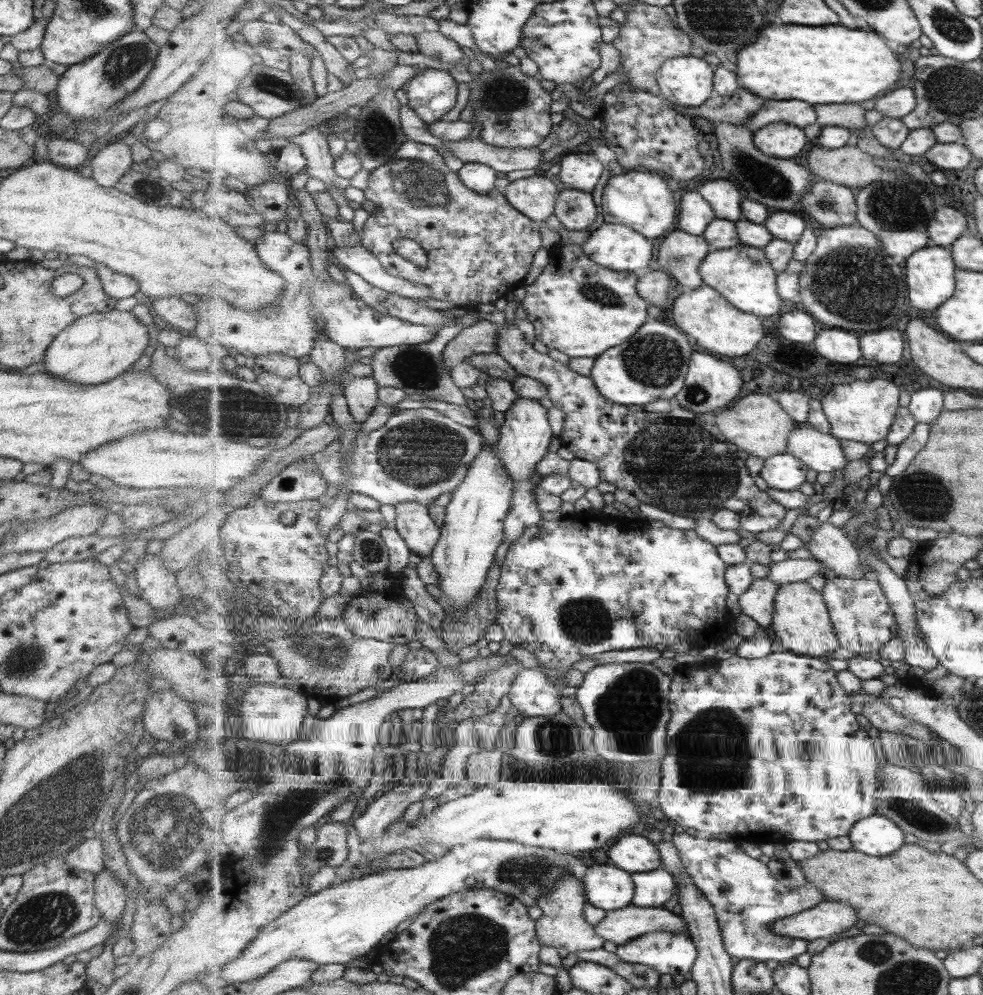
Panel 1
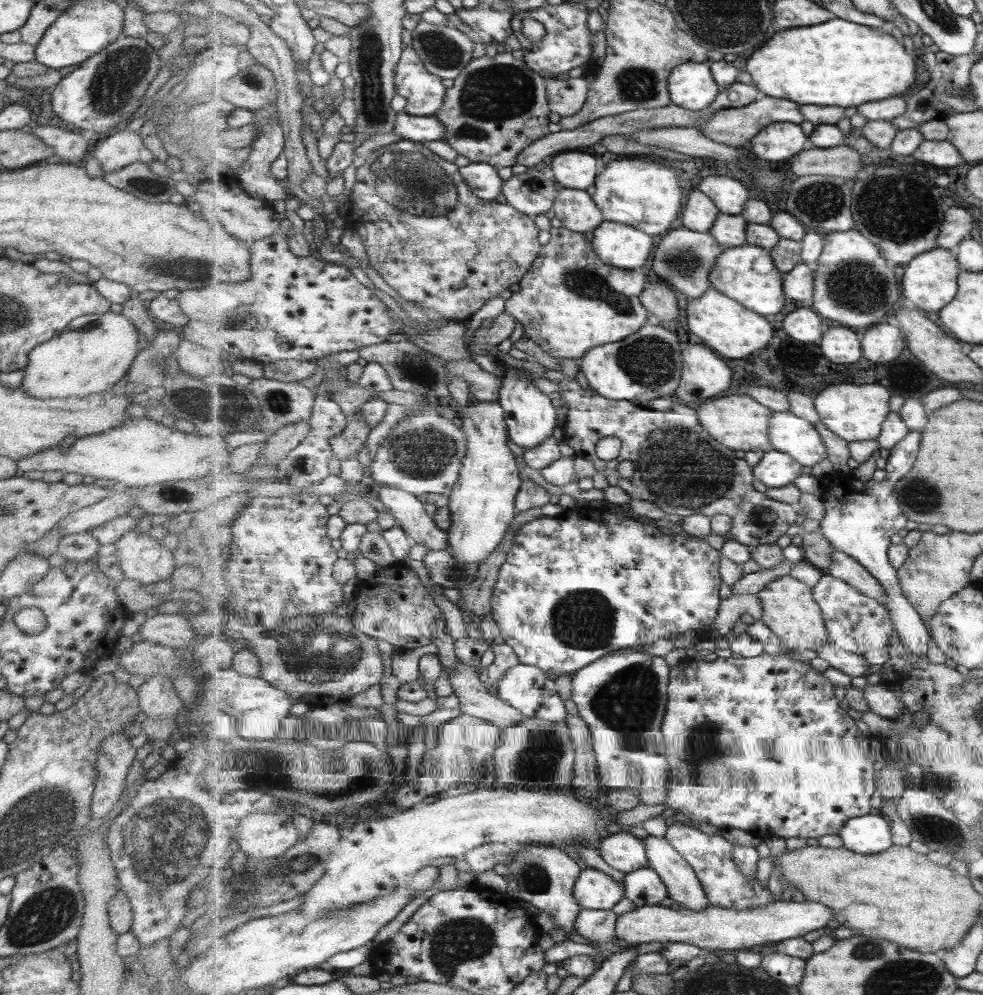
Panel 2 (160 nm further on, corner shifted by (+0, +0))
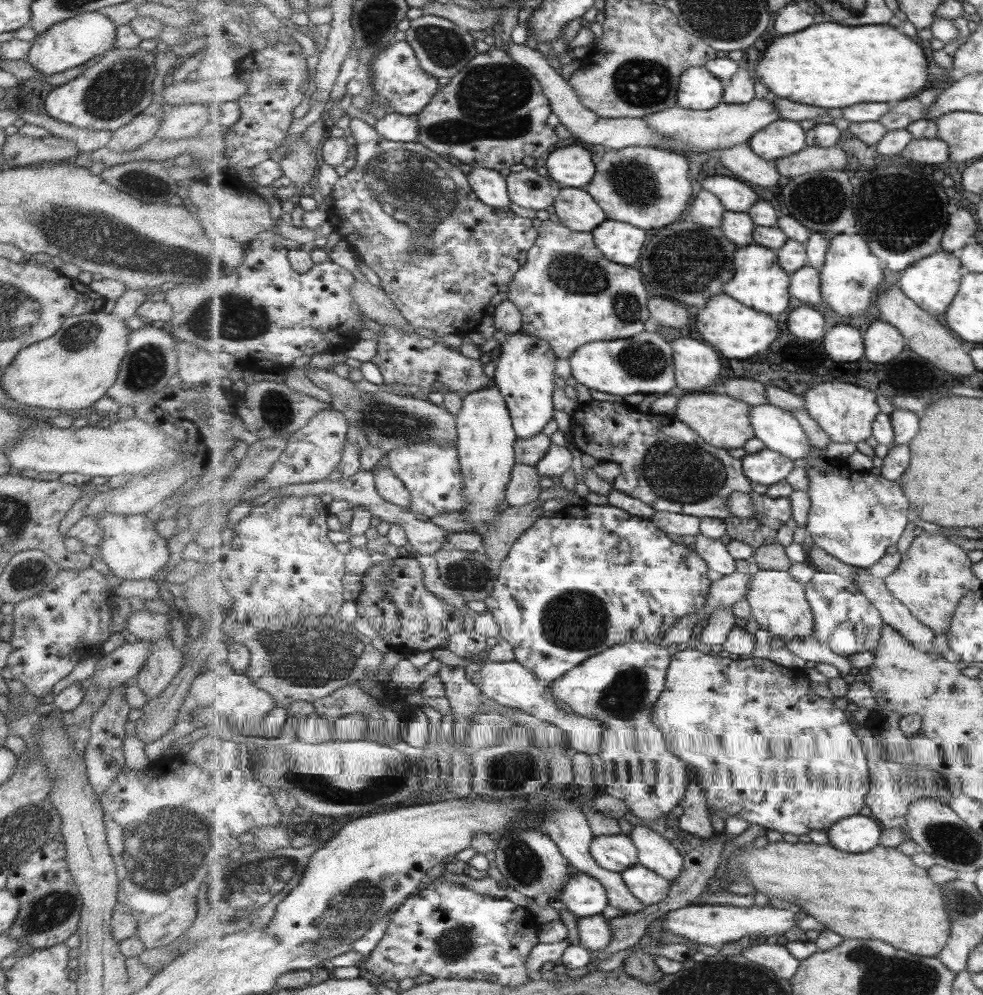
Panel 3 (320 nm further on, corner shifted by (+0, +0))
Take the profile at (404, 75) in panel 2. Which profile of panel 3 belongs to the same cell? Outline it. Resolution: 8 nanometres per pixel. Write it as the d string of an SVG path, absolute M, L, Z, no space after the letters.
M406 40L389 43L378 57L372 60L370 70L374 90L388 100L395 113L405 116L418 115L441 88L437 83L437 77L420 65L414 48Z

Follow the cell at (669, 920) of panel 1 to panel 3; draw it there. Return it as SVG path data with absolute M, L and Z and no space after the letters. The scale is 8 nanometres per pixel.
M693 904L671 911L663 916L662 931L687 938L693 943L706 944L719 948L723 944L739 942L745 937L754 940L758 936L780 936L791 930L797 924L797 918L801 914L793 914L789 910L777 910L771 908L771 904L764 907L737 907L732 905L698 905Z

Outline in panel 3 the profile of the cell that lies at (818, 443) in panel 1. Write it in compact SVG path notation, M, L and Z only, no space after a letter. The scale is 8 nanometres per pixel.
M762 404L750 408L751 424L755 431L755 437L760 438L766 444L768 449L779 452L791 460L804 458L813 448L809 437L804 431L804 426L793 416L791 411L773 406L772 404Z

